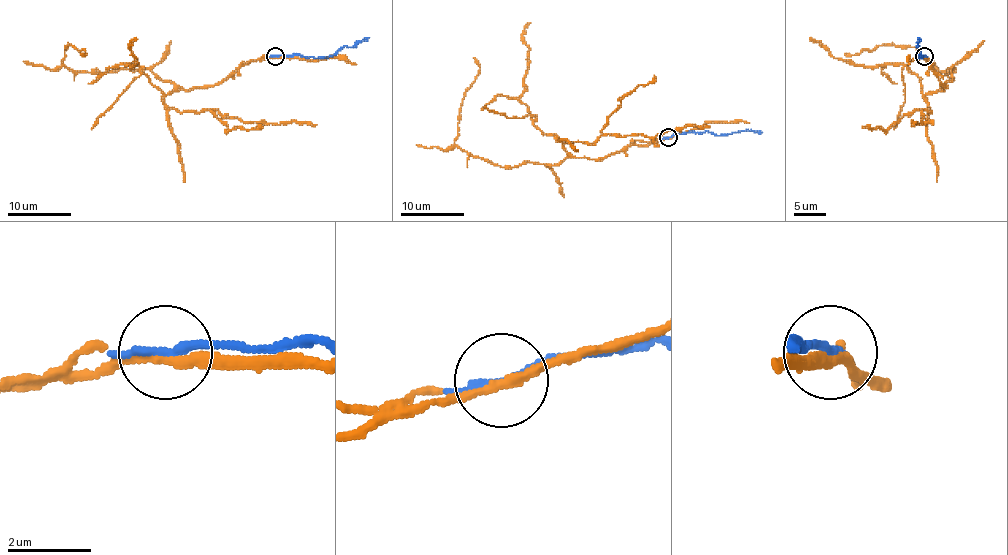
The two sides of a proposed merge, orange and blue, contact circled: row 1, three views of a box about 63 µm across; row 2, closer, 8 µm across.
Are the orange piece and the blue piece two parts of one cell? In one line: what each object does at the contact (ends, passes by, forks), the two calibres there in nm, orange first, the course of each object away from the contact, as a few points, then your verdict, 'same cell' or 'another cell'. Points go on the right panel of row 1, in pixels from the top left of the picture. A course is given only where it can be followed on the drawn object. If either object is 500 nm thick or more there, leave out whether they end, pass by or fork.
orange passes by | blue passes by | 240/200 nm | orange via (924, 56), (944, 90), (954, 69), (938, 69), (914, 47), (845, 53) | blue via (924, 56), (919, 55), (918, 58), (922, 56), (918, 47), (919, 37) | same cell

